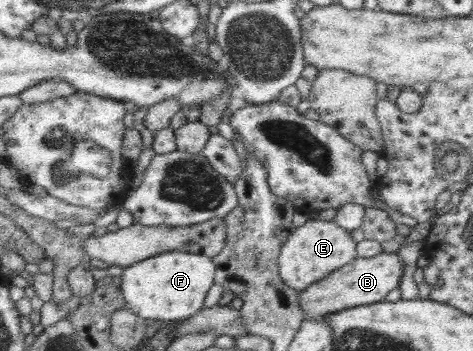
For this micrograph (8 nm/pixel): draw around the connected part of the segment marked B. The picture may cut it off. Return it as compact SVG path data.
M382 252L370 258L358 257L349 265L331 273L319 283L310 285L304 292L300 292L302 308L307 313L308 319L320 319L348 308L382 302L389 291L398 288L403 269L404 263L397 252Z

